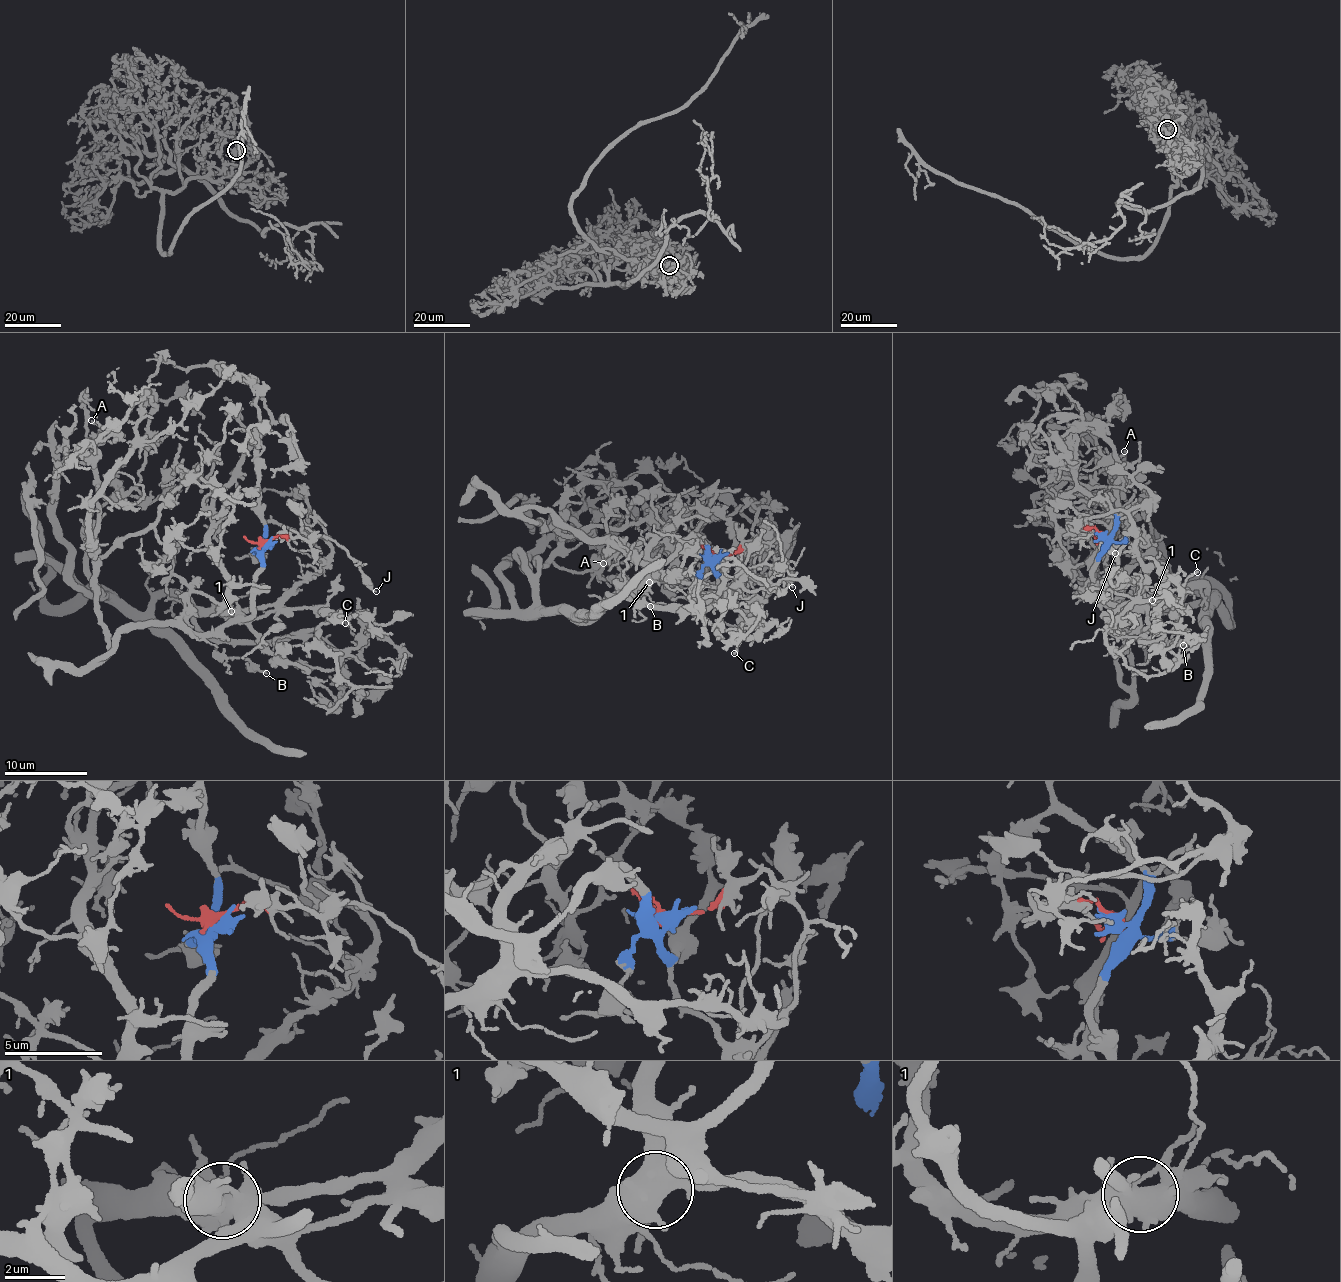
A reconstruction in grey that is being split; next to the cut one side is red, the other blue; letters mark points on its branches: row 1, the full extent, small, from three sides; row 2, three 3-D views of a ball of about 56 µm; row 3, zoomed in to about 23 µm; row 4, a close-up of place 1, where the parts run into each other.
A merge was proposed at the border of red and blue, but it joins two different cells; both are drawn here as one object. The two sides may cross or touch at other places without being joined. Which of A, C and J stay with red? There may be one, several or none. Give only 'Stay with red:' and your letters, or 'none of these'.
Stay with red: C, J

